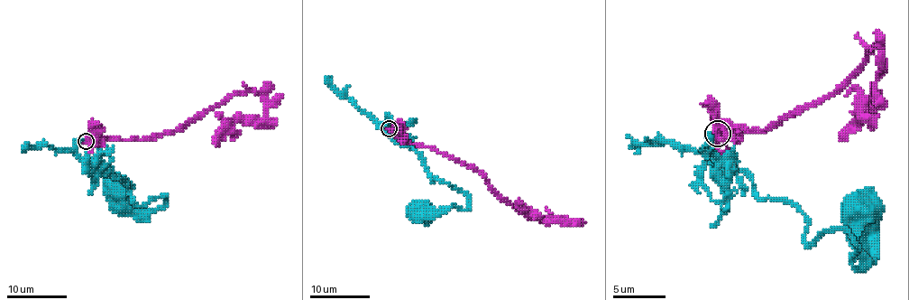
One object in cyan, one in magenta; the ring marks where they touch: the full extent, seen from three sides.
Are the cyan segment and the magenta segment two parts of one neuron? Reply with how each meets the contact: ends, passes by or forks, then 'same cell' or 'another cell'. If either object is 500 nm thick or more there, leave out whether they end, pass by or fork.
cyan ends | magenta forks | same cell

